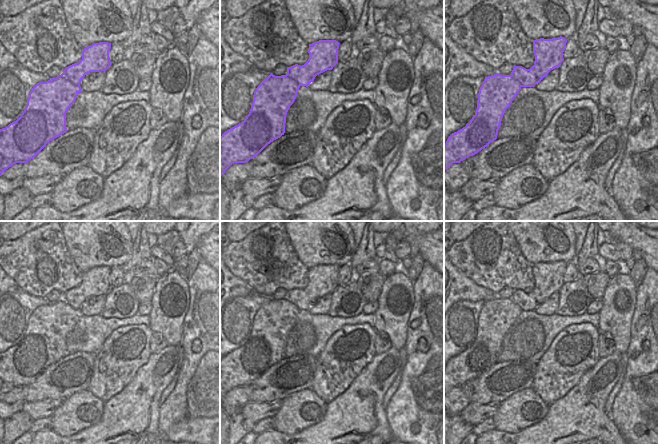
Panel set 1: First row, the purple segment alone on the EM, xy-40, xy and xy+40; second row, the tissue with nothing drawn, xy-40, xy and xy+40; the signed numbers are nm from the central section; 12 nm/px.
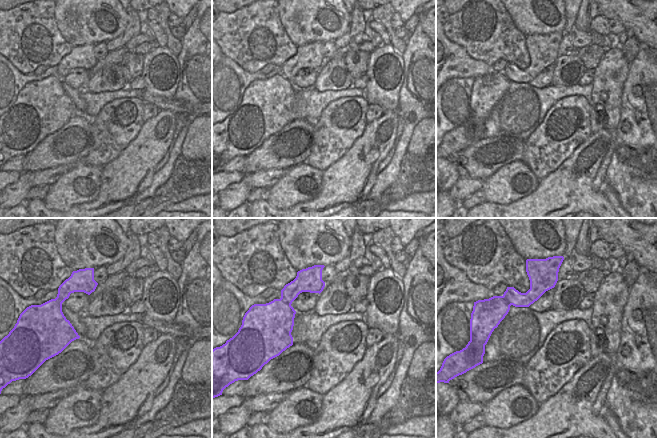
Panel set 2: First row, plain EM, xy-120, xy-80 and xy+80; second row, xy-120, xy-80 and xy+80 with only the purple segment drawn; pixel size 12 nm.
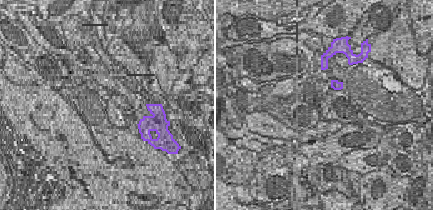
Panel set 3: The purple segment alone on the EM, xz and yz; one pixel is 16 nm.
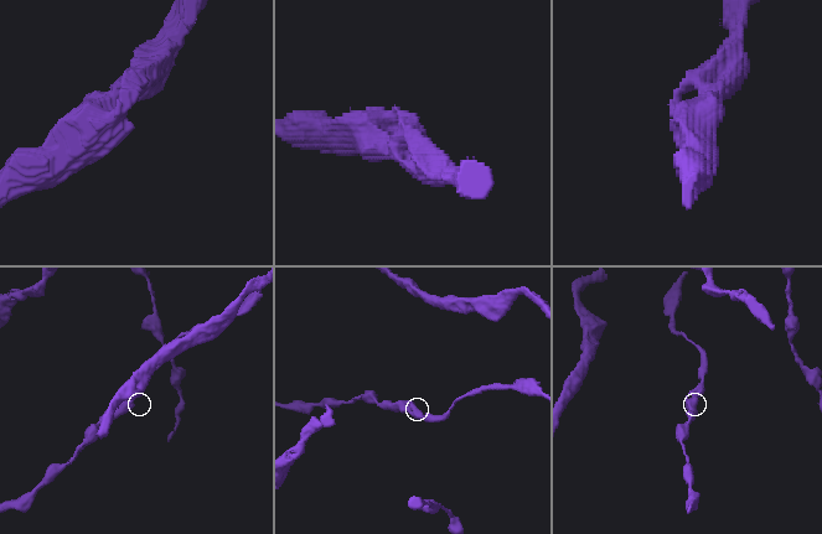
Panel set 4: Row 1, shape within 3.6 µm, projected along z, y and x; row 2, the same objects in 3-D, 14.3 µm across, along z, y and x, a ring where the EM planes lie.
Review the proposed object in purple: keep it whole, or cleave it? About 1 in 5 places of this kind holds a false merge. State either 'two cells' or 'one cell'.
one cell

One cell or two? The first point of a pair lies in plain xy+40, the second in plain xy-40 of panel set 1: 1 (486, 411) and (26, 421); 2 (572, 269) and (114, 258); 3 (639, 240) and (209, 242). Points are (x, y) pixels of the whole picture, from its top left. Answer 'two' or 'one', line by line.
1: two
2: two
3: one

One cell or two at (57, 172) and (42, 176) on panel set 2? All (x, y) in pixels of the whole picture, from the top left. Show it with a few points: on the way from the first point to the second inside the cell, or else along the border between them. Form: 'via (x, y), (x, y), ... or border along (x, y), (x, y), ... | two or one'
via (53, 174), (46, 176) | one

